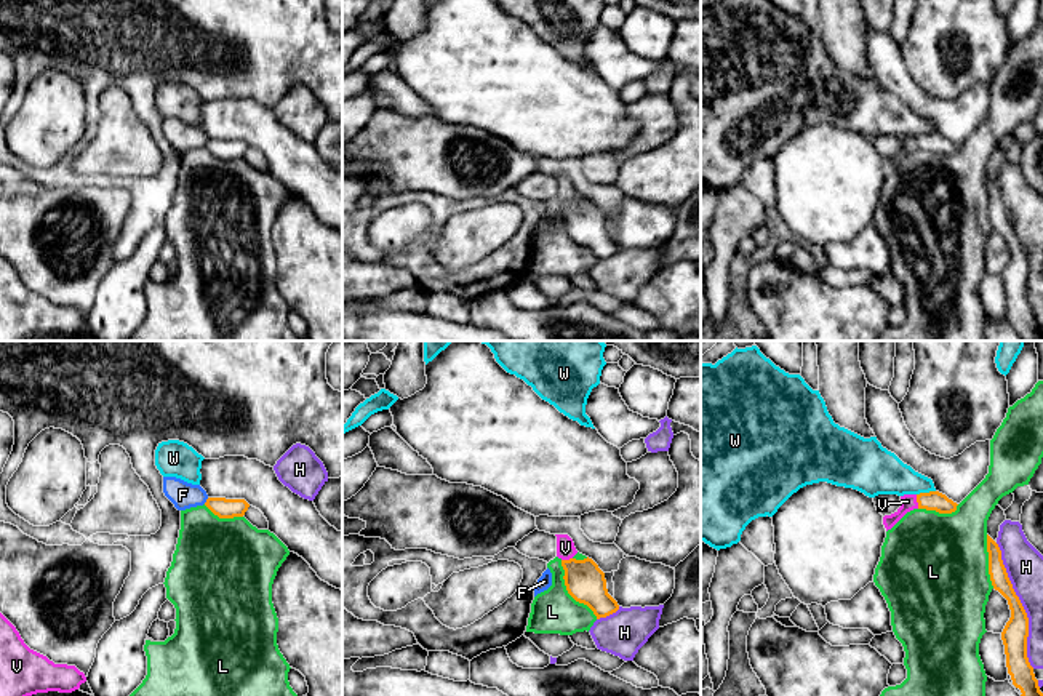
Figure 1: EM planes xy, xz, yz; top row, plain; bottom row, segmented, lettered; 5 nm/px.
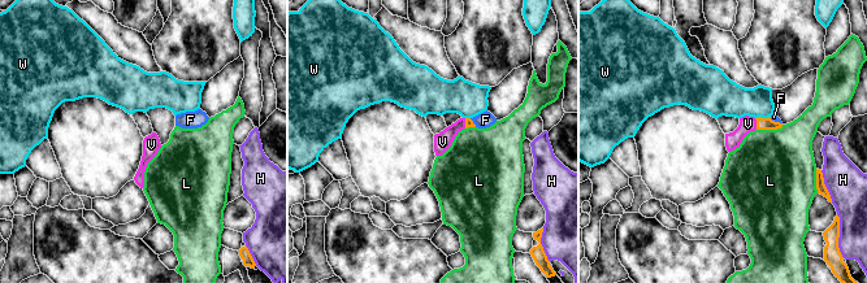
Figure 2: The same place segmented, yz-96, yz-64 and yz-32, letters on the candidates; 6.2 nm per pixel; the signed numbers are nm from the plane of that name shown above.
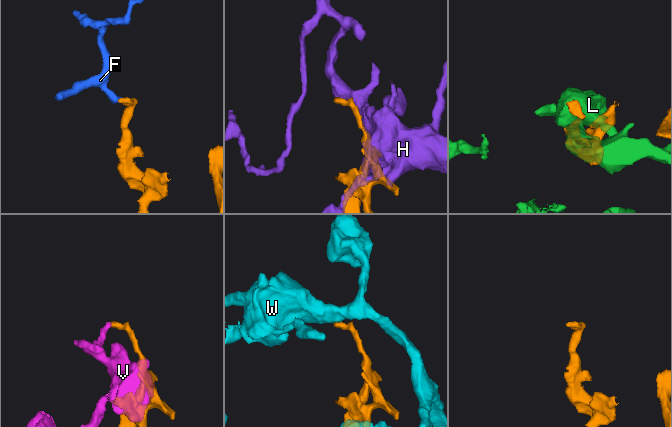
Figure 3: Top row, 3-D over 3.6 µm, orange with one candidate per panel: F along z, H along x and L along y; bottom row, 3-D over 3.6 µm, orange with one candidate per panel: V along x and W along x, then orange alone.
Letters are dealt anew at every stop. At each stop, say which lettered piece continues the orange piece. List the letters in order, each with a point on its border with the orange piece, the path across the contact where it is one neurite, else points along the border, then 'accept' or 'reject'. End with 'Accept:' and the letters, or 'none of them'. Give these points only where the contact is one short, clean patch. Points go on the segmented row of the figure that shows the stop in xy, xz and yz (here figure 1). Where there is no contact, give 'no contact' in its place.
F: xy (207, 501) | along xy (208, 498), (203, 503) | reject
H: yz (1021, 605) | reject
L: xz (568, 592) | reject
V: yz (917, 501) | reject
W: yz (925, 493) | reject
Accept: none of them

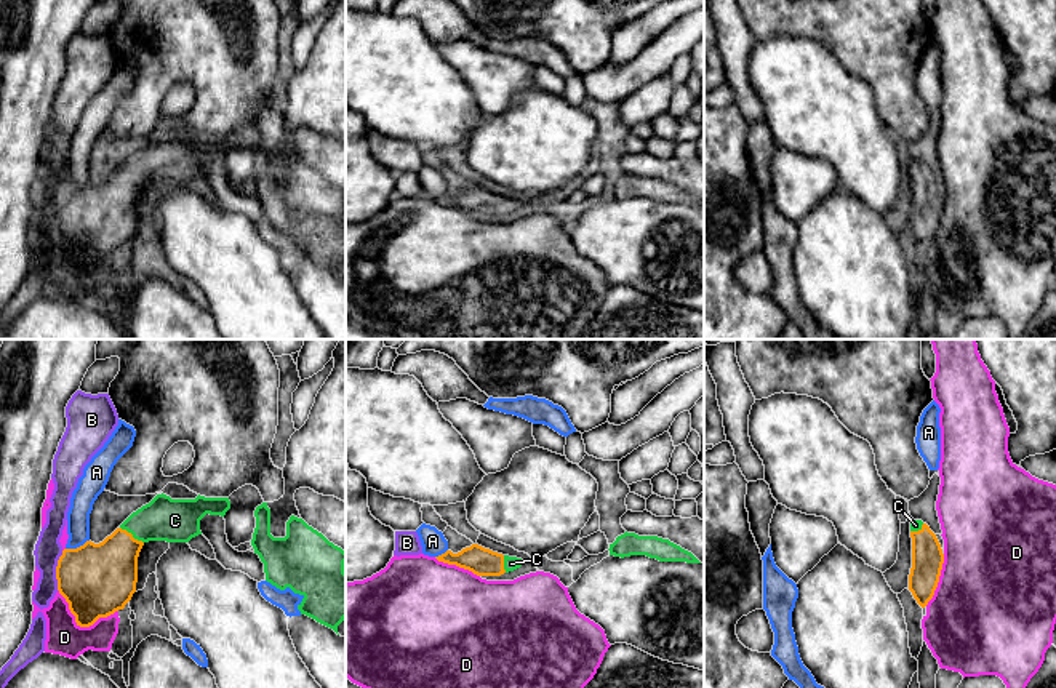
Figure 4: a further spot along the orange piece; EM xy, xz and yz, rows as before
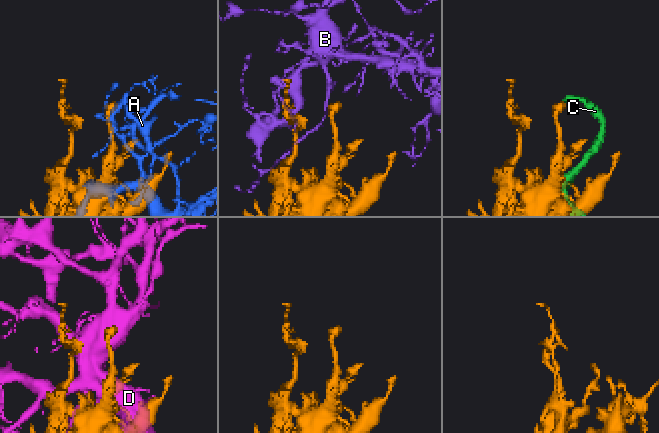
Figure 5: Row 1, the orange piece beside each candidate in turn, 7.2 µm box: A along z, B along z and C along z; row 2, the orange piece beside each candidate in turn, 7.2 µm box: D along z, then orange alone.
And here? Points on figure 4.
A: xy (77, 548) | reject
B: xy (56, 570) | reject
C: xy (132, 535) | accept
D: xy (80, 626) | reject
Accept: C

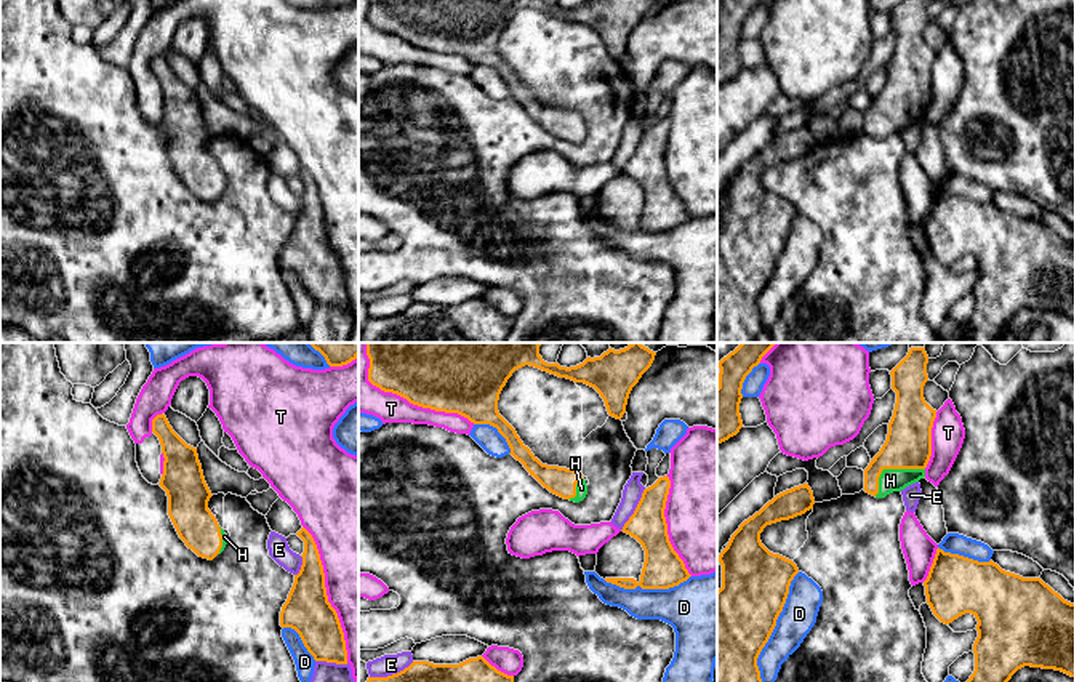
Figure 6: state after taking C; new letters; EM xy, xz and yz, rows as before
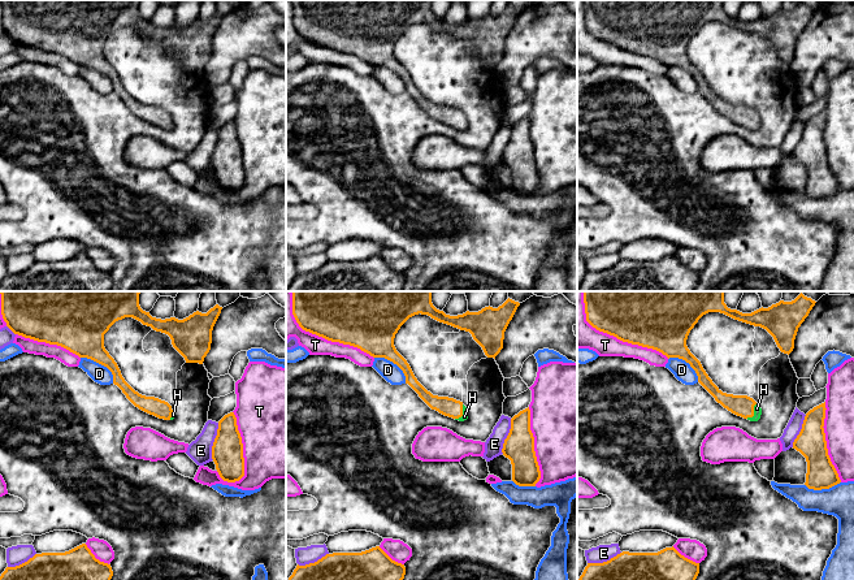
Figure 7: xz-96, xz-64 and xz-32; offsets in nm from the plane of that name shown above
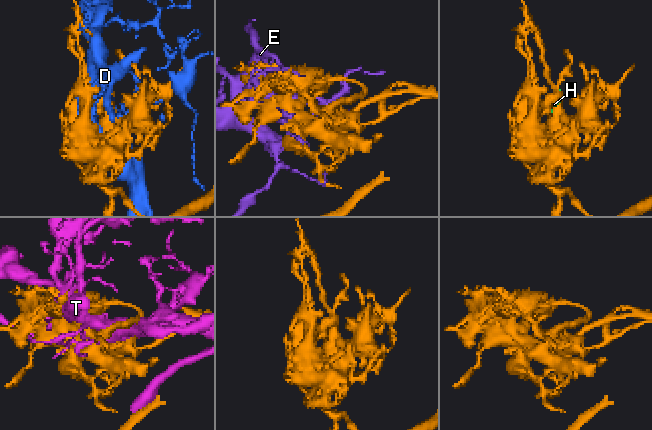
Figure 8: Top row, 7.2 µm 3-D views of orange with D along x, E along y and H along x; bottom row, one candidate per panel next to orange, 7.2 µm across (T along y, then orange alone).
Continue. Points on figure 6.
D: yz (775, 625) | reject
E: xz (392, 674) | reject
H: yz (890, 468) | accept
T: xz (404, 397) | reject
Accept: H

